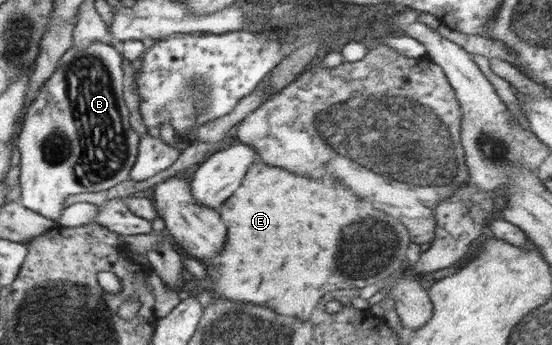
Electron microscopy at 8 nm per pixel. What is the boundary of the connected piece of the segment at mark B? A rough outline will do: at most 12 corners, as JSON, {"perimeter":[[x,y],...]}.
{"perimeter":[[72,46],[16,140],[22,206],[129,179],[120,52]]}

